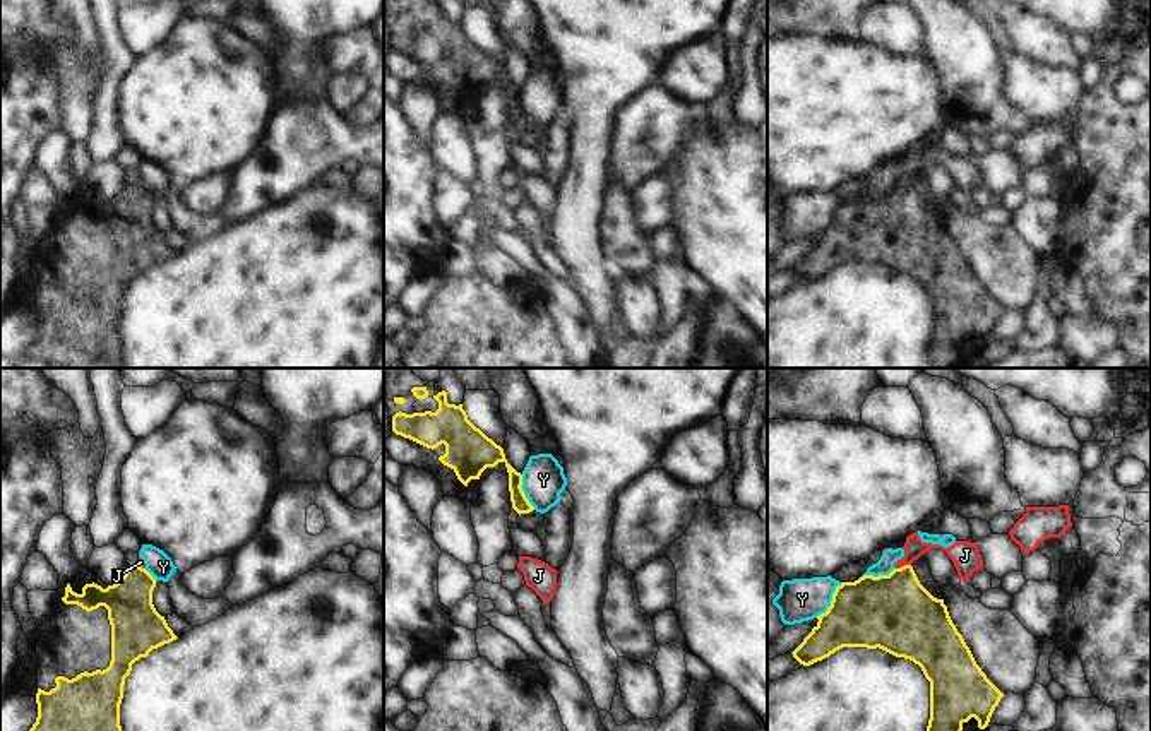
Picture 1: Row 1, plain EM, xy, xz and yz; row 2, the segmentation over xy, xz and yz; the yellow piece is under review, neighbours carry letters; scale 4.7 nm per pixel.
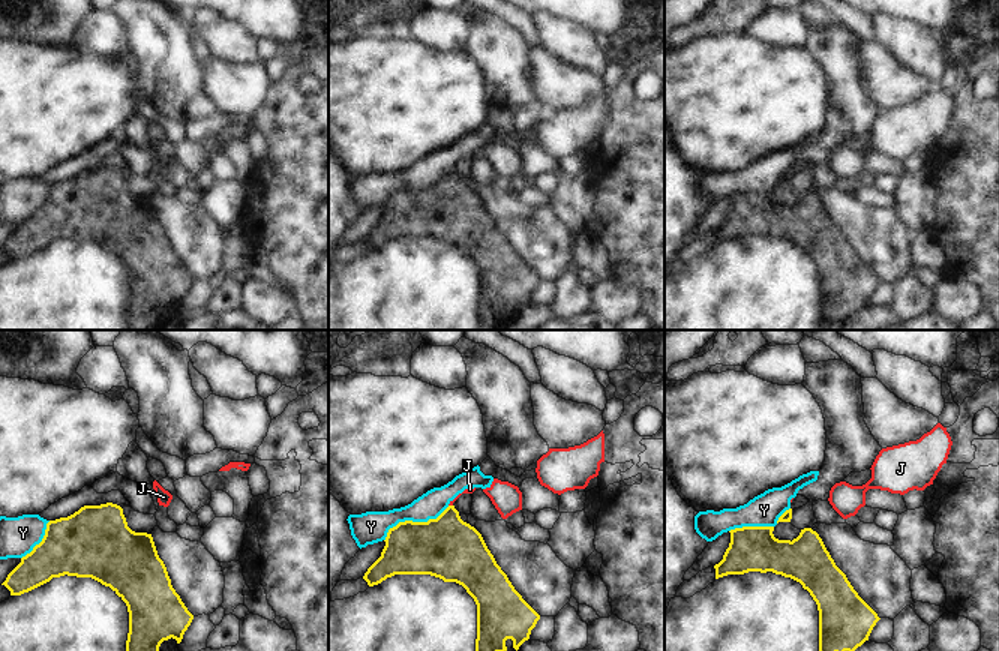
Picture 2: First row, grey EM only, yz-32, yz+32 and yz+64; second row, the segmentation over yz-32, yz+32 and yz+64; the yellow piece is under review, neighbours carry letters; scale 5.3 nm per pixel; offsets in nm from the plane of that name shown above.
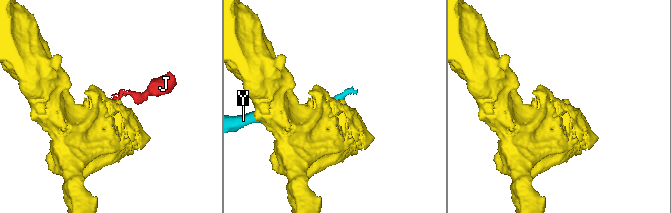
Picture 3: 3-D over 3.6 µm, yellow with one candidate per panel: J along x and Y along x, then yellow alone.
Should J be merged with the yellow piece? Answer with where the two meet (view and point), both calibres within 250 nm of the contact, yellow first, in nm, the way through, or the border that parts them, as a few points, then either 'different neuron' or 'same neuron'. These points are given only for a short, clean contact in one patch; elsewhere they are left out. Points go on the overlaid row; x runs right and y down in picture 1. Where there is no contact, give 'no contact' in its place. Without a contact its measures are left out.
yz (901, 567) | 360/100 nm | along yz (910, 564), (894, 569) | different neuron

